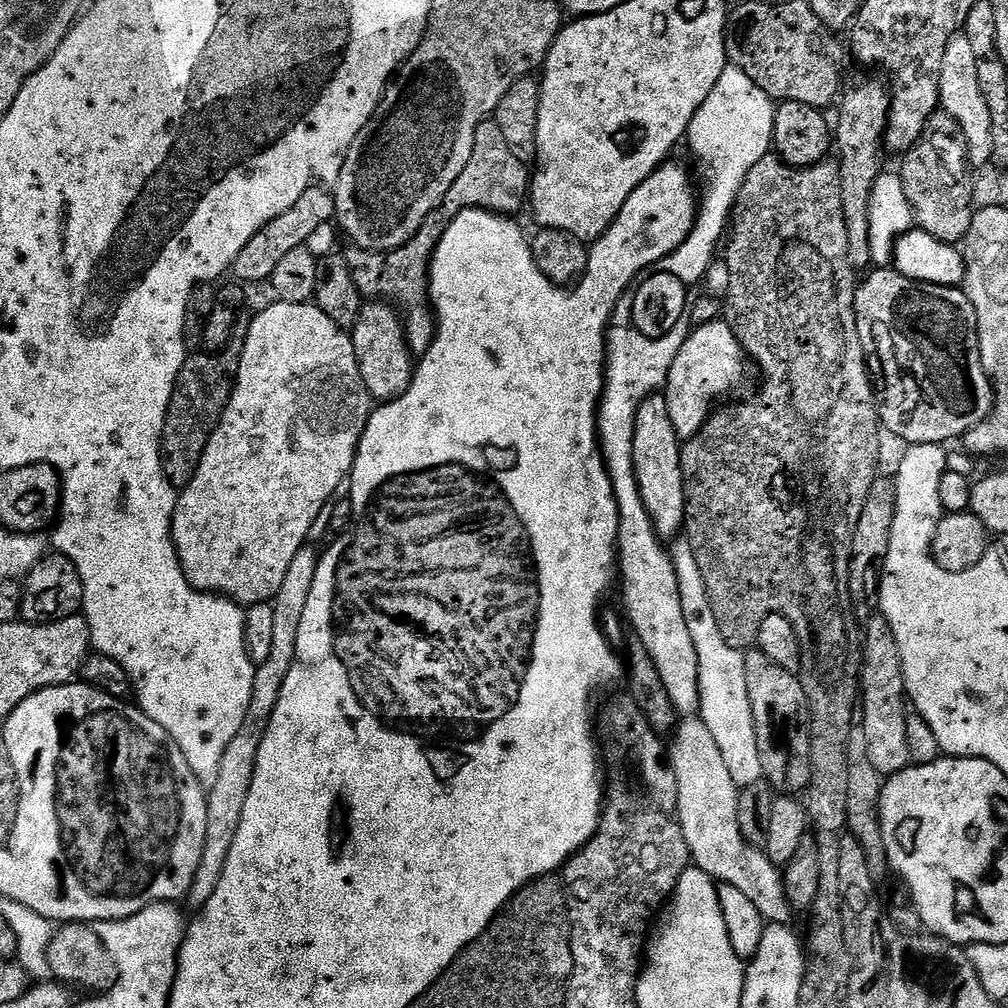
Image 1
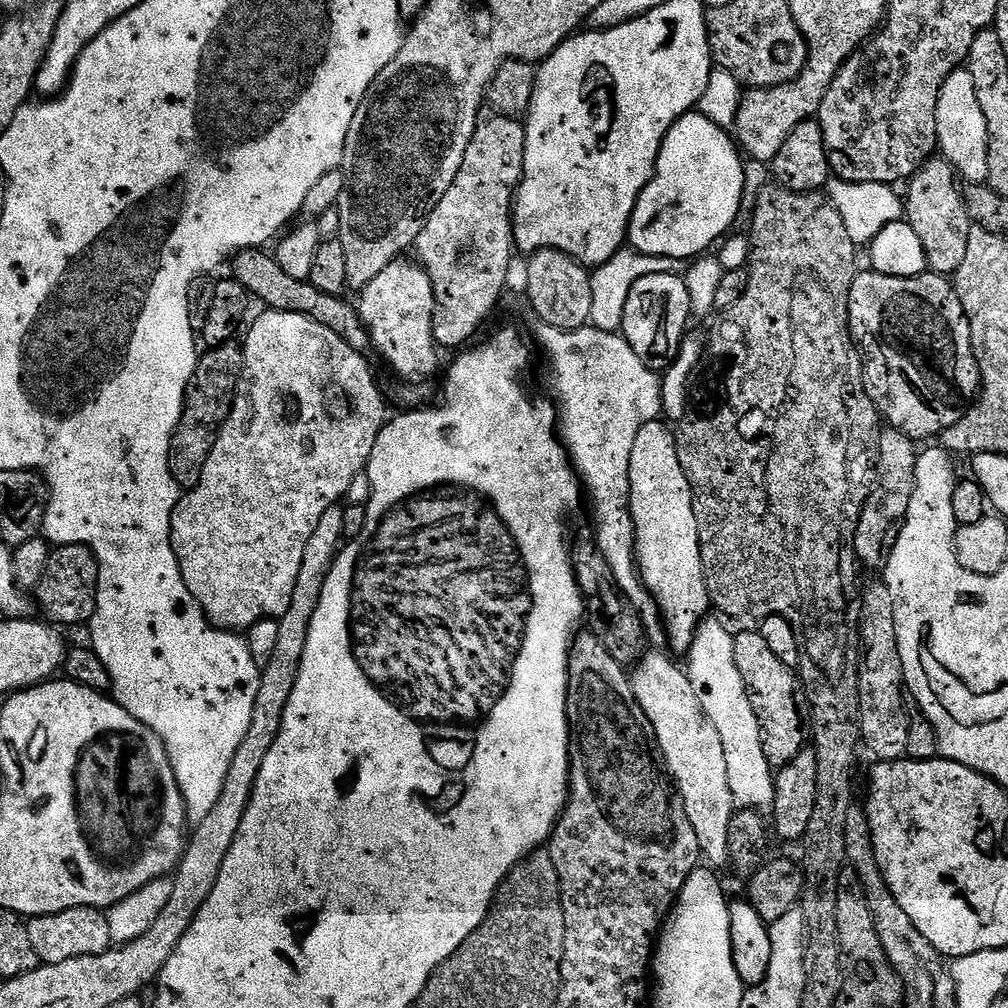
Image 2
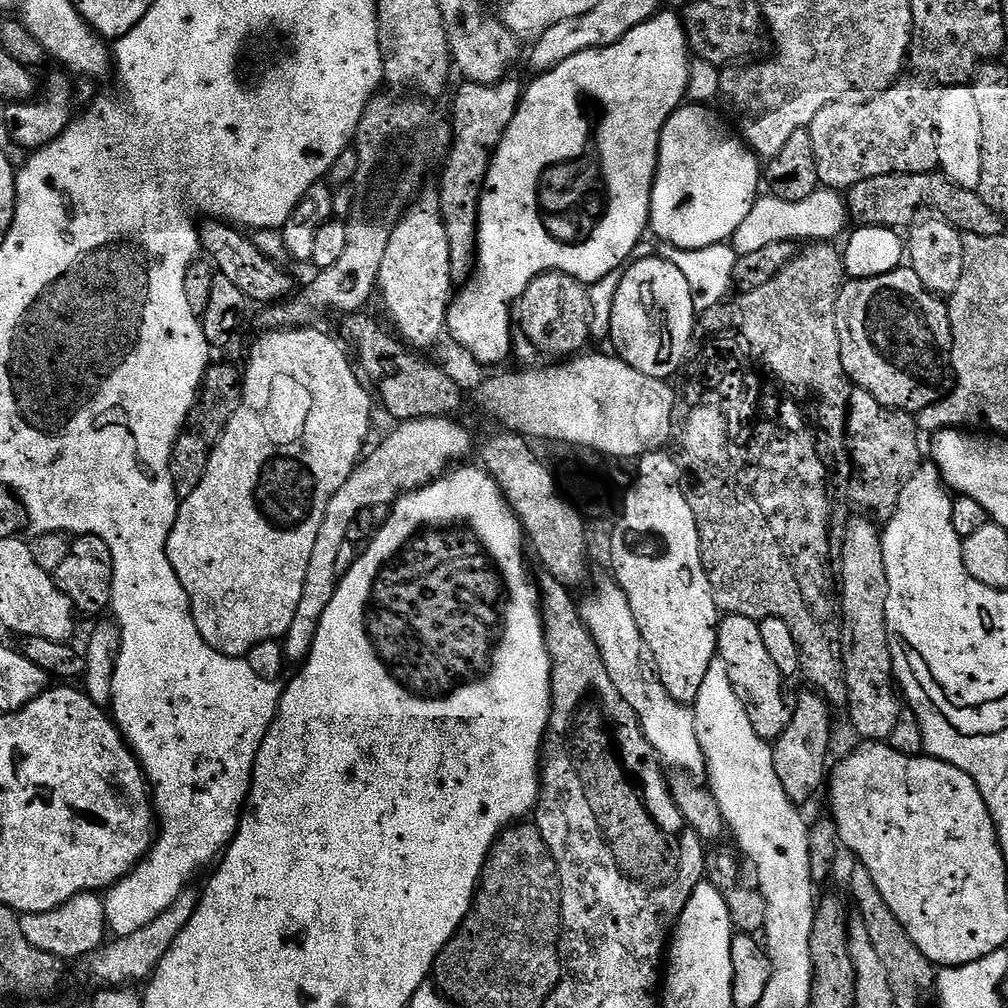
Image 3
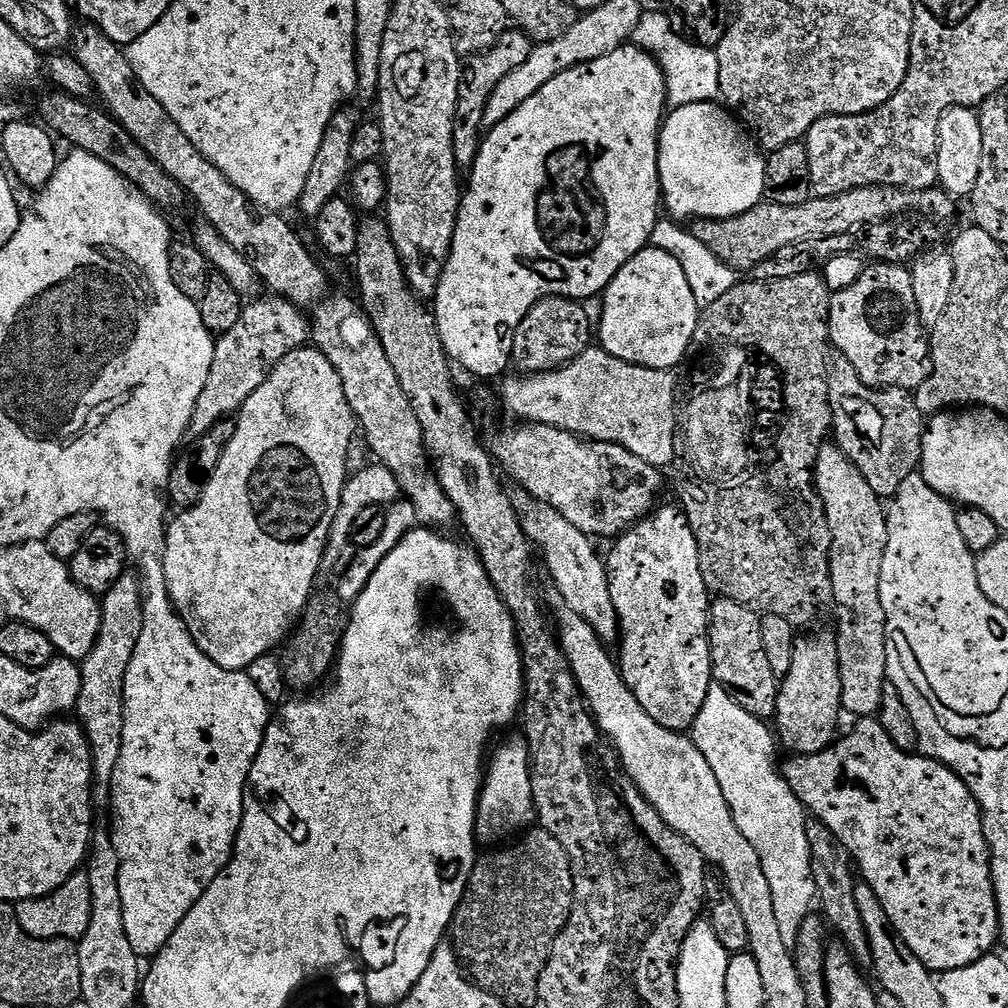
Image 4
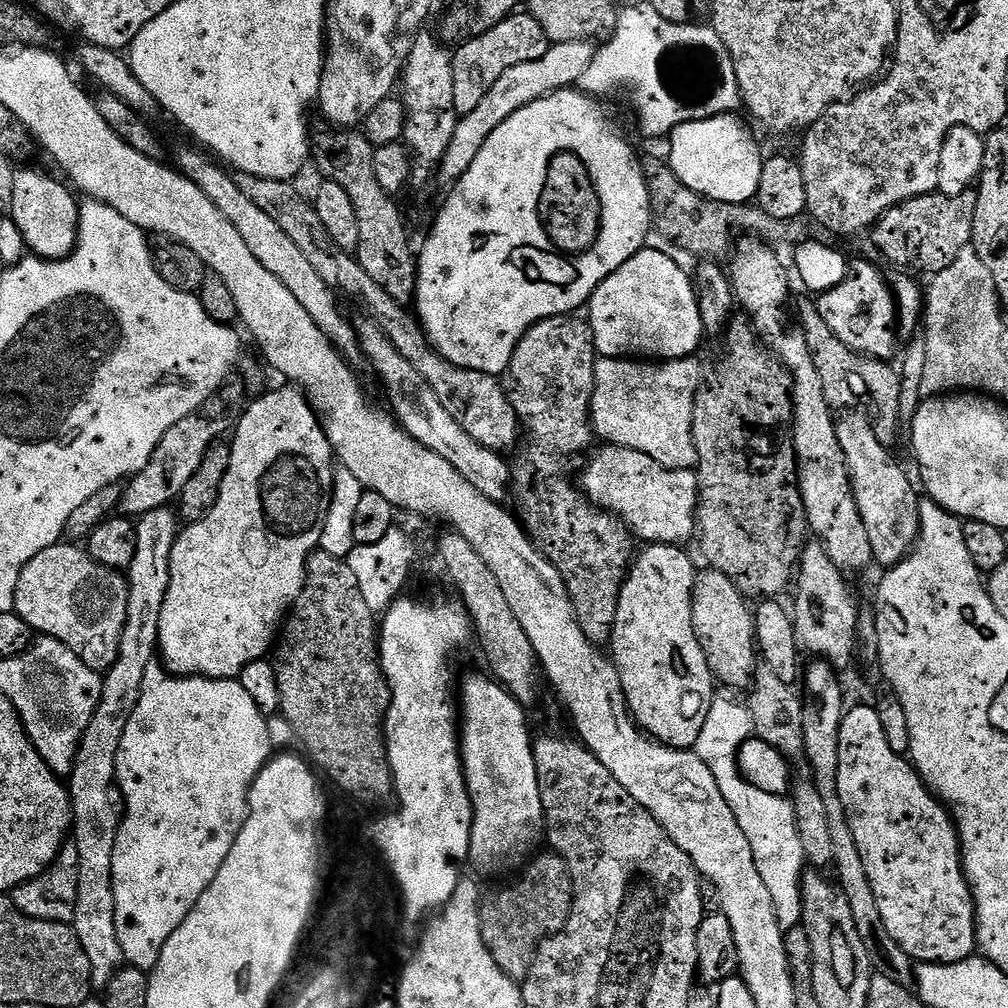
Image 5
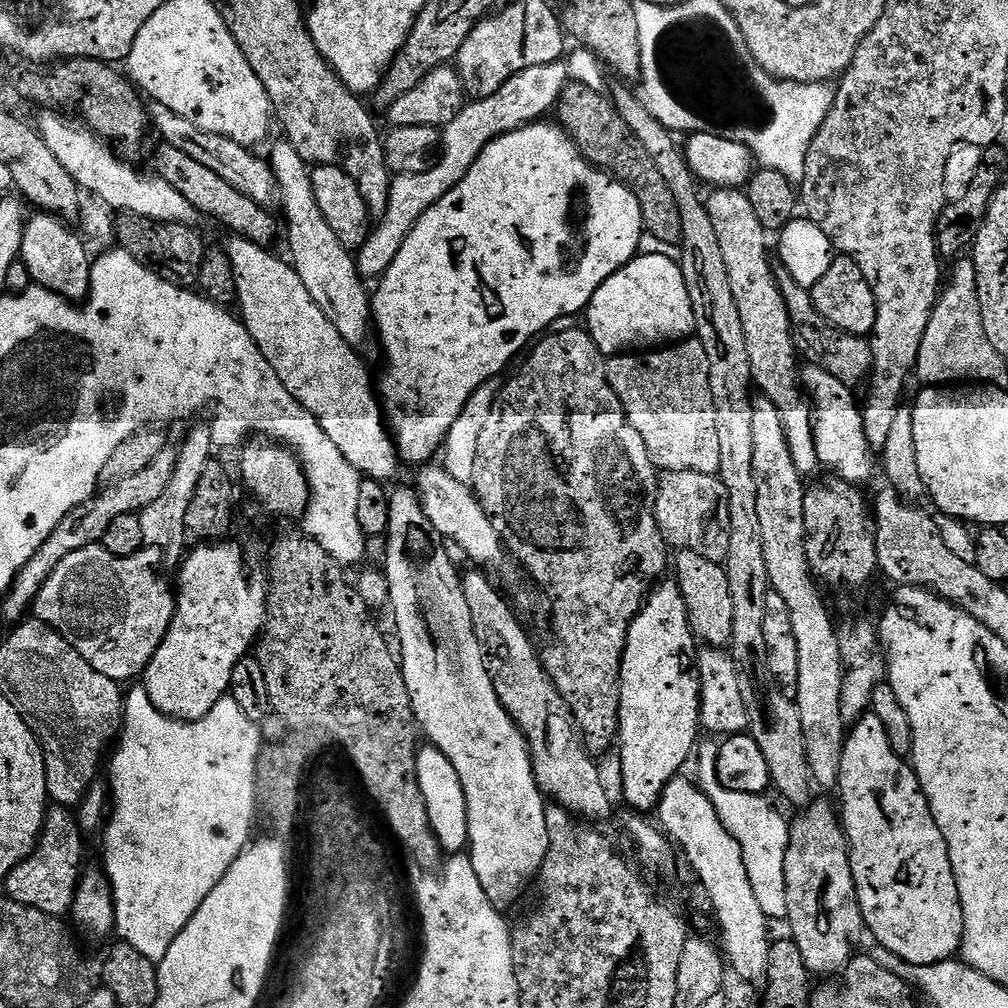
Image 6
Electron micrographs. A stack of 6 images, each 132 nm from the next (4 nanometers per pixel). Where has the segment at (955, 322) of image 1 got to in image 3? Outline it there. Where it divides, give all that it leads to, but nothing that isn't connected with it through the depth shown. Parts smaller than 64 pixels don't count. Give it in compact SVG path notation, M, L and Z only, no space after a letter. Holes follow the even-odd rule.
M911 266L895 268L890 274L861 280L849 279L836 303L836 325L840 335L840 357L844 373L859 391L869 394L882 406L915 414L938 402L950 384L952 331L947 303L922 286L922 278Z

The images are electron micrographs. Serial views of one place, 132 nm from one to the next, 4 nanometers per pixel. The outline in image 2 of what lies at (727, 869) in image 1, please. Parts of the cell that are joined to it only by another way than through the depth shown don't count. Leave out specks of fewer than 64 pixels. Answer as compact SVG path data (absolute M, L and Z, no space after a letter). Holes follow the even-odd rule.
M650 650L640 661L636 664L636 669L631 669L630 679L632 682L632 689L634 690L634 698L638 702L638 706L642 706L644 711L644 719L647 720L652 733L656 736L656 747L660 749L662 763L669 776L672 777L672 782L676 786L677 792L680 793L680 800L684 804L686 810L686 818L690 818L690 826L694 826L694 834L698 834L698 846L700 847L700 855L709 865L717 866L716 864L727 865L727 834L730 831L730 822L734 813L734 801L730 794L730 774L726 774L726 754L722 751L722 738L718 734L718 730L714 730L714 722L710 722L708 715L702 710L702 702L698 702L698 694L694 694L694 686L690 686L690 678L687 671L683 667L680 668L674 661L670 660L662 650Z

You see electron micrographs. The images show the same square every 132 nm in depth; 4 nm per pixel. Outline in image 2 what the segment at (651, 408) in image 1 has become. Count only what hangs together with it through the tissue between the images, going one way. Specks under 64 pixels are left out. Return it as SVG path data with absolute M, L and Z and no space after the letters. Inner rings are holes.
M654 419L644 424L638 430L638 438L634 438L634 450L630 450L630 510L636 531L636 563L640 565L640 577L648 587L648 593L656 599L656 605L660 608L660 619L667 633L667 647L686 654L692 649L696 631L710 612L708 583L704 577L700 531L692 504L694 484L689 473L682 470L682 462L678 462L676 432L668 429L667 423L660 423L659 419Z

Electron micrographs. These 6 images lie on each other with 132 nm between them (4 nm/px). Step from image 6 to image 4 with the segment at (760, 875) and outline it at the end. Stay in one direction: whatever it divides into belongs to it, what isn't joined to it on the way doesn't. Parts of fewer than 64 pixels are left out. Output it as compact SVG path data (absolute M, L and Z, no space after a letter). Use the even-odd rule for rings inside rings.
M713 683L711 690L706 694L706 702L690 729L690 735L698 750L702 750L706 762L710 762L710 770L714 770L718 786L722 786L722 794L726 794L730 814L734 814L738 830L742 830L750 846L758 850L766 882L770 882L770 894L774 894L774 915L778 917L778 930L782 934L782 942L791 946L795 944L798 929L802 927L802 918L810 915L817 899L814 878L810 870L810 842L806 838L808 829L806 809L803 802L797 798L796 792L790 790L783 775L780 772L776 773L777 737L765 721L758 719L754 714L746 714L746 710L742 710L742 706L734 702L732 695L717 683Z

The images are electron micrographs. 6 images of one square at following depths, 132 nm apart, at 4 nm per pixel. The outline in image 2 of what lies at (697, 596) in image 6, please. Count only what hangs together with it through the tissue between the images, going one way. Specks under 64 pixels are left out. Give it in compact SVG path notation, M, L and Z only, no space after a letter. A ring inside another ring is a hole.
M759 630L740 633L737 631L732 641L734 666L738 666L738 674L742 674L750 706L758 718L762 754L766 754L766 762L771 768L779 770L786 767L806 747L808 696L804 693L804 685L800 683L800 677L793 668L786 666L786 662L781 662L770 651L766 638L762 638Z

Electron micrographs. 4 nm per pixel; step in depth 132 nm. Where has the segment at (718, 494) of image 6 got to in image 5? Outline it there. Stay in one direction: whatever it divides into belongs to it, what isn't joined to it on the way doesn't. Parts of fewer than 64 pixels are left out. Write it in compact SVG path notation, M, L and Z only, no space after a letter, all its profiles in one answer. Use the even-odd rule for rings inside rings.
M604 446L604 449L589 462L588 465L584 468L584 484L582 483L582 491L597 508L603 508L612 513L613 516L620 517L629 528L632 529L633 533L637 537L640 536L647 542L649 545L653 544L675 544L677 546L687 545L687 540L697 535L697 507L698 501L700 499L700 486L699 478L697 473L691 468L667 468L662 466L658 462L654 462L654 458L650 458L650 454L642 454L638 450L630 450L629 448L617 448L615 446Z

